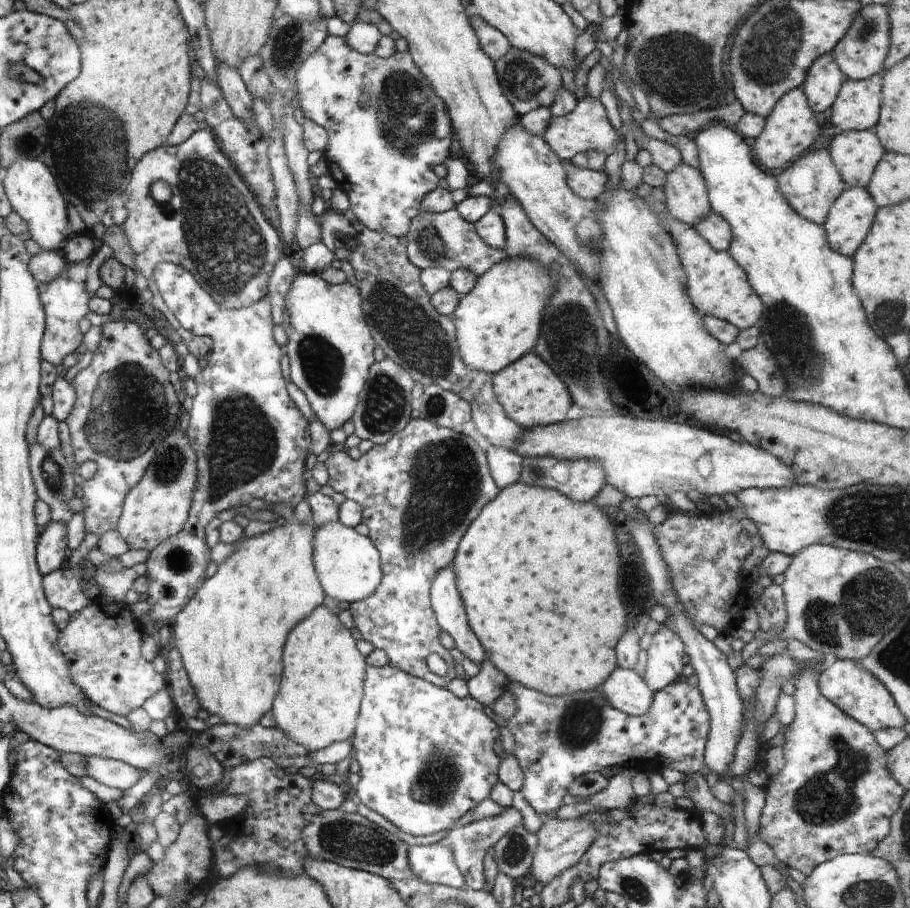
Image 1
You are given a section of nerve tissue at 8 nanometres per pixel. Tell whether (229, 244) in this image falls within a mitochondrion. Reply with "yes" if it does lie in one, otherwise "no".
yes

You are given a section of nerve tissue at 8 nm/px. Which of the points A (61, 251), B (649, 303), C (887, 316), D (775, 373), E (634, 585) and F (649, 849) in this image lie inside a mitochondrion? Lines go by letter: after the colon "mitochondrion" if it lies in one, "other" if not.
A: other
B: other
C: mitochondrion
D: mitochondrion
E: mitochondrion
F: other

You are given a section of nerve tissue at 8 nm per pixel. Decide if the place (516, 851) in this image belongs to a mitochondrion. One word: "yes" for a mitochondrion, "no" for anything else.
yes

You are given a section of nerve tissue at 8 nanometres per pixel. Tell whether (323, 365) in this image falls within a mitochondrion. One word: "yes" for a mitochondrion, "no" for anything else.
yes

